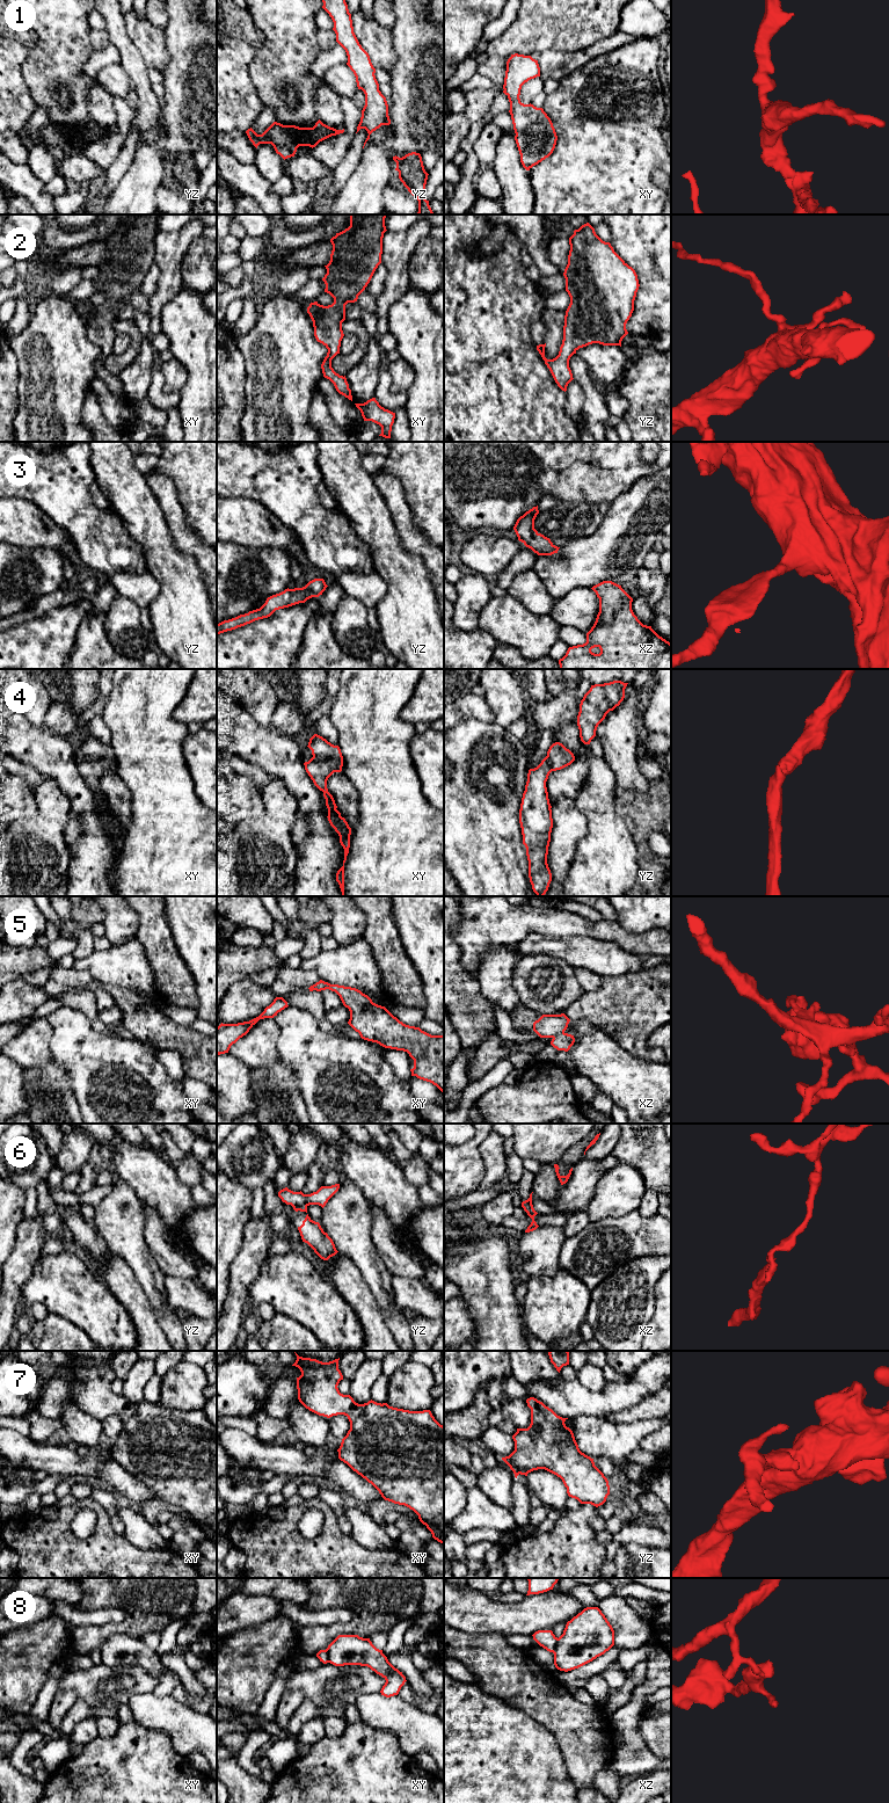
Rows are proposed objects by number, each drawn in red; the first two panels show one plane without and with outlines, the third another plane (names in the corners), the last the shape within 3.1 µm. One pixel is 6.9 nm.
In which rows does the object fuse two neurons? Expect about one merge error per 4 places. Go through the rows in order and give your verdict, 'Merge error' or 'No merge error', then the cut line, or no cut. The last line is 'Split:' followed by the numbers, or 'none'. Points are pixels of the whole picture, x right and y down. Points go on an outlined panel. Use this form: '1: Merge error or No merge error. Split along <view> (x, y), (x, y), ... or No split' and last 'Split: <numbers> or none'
1: No merge error. No split
2: No merge error. No split
3: No merge error. No split
4: No merge error. No split
5: Merge error. Split along xz (563, 1031), (553, 1038)
6: Merge error. Split along yz (292, 1205), (304, 1205), (306, 1207)
7: No merge error. No split
8: Merge error. Split along xz (558, 1638), (553, 1652)
Split: 5, 6, 8

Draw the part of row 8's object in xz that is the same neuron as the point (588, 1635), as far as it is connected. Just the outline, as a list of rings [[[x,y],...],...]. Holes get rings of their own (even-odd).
[[[586,1607],[567,1622],[554,1650],[560,1671],[578,1668],[614,1645],[614,1630],[598,1607]]]

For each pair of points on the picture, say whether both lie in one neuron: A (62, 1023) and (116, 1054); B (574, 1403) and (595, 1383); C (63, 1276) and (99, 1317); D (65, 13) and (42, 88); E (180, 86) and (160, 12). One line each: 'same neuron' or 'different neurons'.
A: same neuron
B: different neurons
C: same neuron
D: same neuron
E: different neurons

